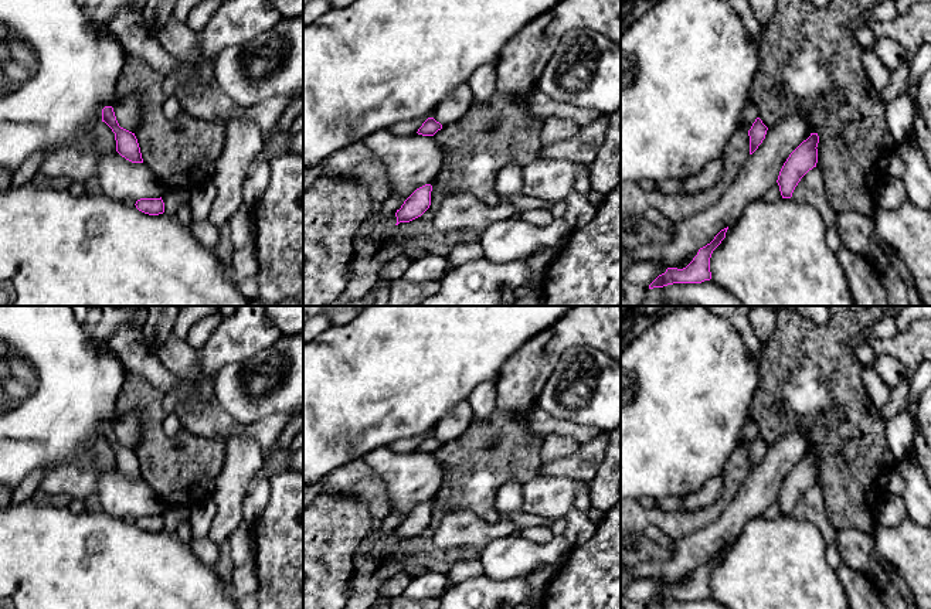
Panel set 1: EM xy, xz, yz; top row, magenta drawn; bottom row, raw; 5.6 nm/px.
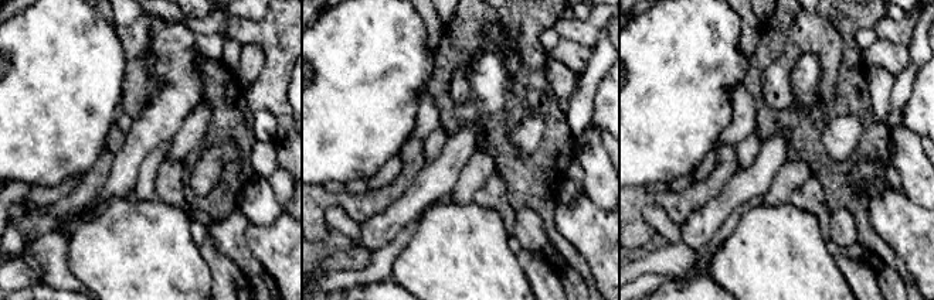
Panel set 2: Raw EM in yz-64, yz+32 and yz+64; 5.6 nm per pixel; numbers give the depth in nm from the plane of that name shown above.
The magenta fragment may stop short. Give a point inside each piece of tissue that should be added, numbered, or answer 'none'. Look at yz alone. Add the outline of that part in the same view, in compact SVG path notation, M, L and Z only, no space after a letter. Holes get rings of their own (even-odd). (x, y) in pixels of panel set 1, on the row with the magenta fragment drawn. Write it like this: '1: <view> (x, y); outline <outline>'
none

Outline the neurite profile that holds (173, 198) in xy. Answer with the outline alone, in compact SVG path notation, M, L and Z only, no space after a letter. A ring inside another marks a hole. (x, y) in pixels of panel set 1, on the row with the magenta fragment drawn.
M169 188L164 190L162 200L164 203L164 212L167 215L176 215L177 210L184 205L188 204L190 201L190 194L188 191L184 191L181 188Z

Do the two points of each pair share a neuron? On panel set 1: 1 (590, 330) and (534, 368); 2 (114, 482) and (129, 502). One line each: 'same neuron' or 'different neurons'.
1: same neuron
2: same neuron

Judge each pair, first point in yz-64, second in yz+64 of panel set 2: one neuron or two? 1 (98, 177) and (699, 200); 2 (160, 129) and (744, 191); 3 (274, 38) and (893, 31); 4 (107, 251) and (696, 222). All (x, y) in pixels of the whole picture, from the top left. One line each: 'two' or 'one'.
1: one
2: one
3: one
4: two

